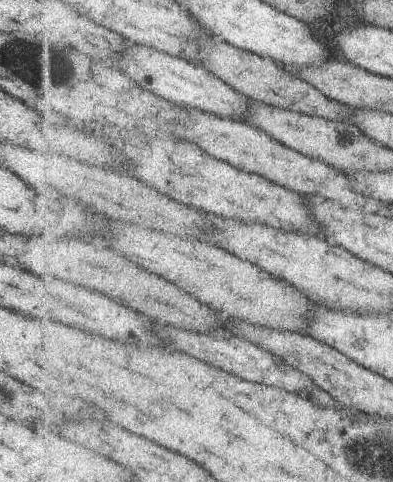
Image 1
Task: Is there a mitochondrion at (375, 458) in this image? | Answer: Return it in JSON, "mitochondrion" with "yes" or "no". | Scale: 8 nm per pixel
{"mitochondrion":"yes"}

